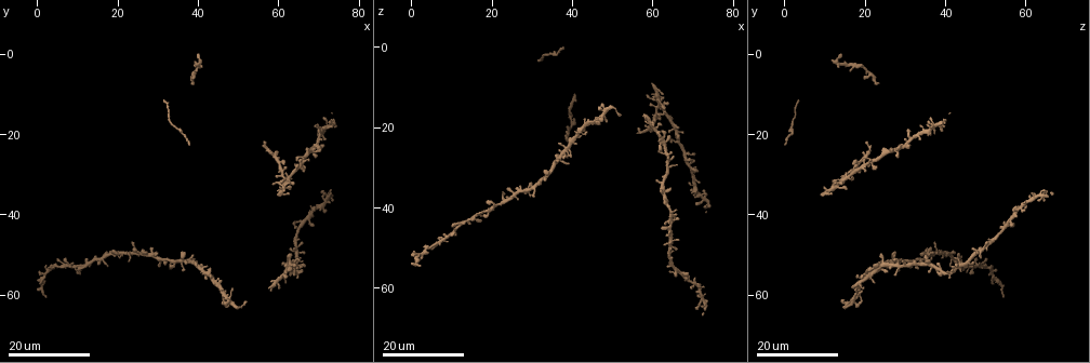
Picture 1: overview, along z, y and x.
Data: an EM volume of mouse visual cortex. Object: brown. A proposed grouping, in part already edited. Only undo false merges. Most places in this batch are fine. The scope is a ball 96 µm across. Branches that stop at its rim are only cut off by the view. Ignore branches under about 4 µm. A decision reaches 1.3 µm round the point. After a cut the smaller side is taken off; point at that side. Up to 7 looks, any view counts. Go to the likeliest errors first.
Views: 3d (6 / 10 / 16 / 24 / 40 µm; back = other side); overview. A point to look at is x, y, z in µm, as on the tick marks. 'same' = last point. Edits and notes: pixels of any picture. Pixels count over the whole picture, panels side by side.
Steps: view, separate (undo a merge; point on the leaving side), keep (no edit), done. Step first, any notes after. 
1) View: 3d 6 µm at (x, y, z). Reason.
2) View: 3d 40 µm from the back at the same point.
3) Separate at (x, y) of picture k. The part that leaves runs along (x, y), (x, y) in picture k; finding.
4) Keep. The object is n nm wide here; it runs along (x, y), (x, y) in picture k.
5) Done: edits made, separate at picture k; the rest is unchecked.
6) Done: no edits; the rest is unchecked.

View: 3d 16 µm at (62.5, 51.5, 24.5).

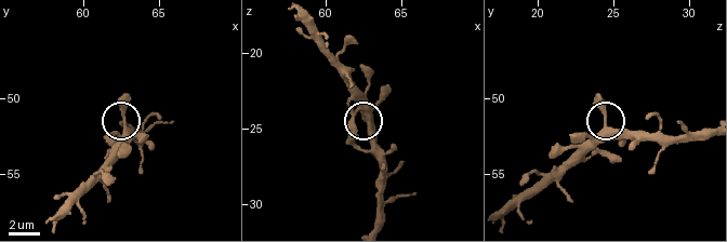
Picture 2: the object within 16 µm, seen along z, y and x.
View: 3d 10 µm at (62.8, 51.4, 24.6).

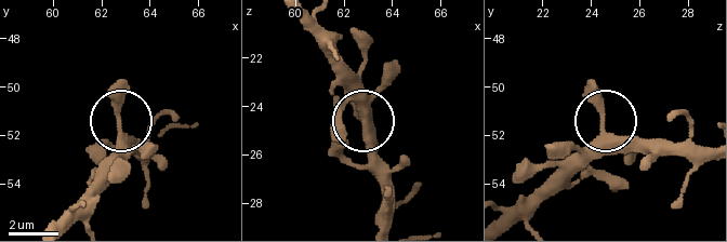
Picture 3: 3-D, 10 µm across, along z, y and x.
Keep. It runs along (509, 224), (602, 123), (668, 148) in picture 3; one neuron here.

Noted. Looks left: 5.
View: 3d 24 µm at (56.5, 23.0, 21.0). Thin neck.

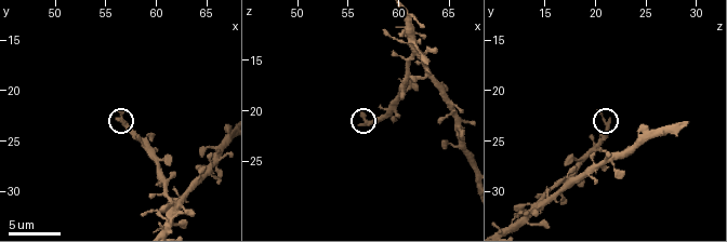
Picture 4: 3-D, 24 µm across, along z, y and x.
View: 3d 6 µm at (56.6, 22.6, 20.6). Zoom in.

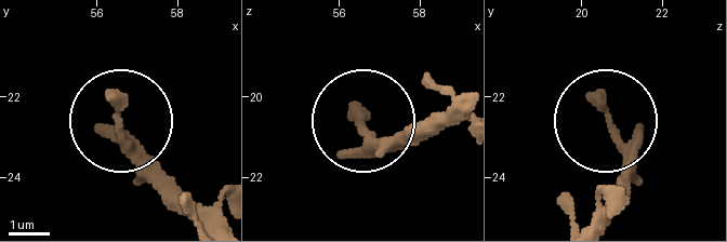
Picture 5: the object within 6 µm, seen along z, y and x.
Keep. Continuous, no second neuron.

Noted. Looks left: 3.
View: 3d 24 µm at (43.0, 54.5, 20.5). A narrow waist.

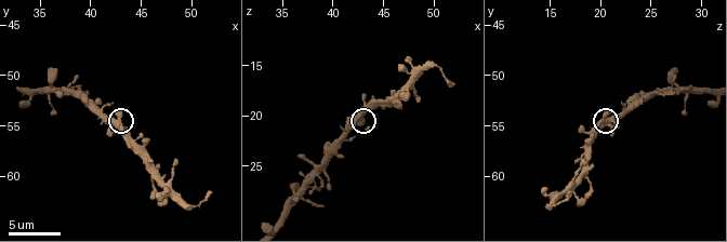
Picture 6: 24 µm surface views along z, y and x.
View: 3d 10 µm at (42.6, 55.2, 20.0).

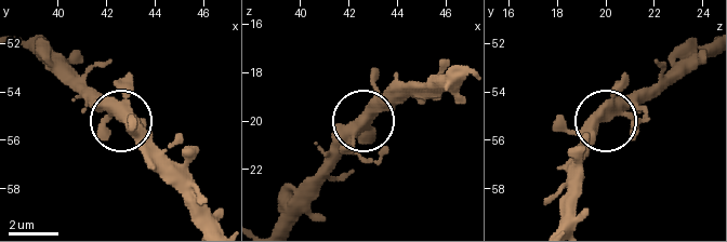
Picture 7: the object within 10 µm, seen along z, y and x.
Keep. One neuron here.

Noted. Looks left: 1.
Done: no edits; the rest is unchecked.

